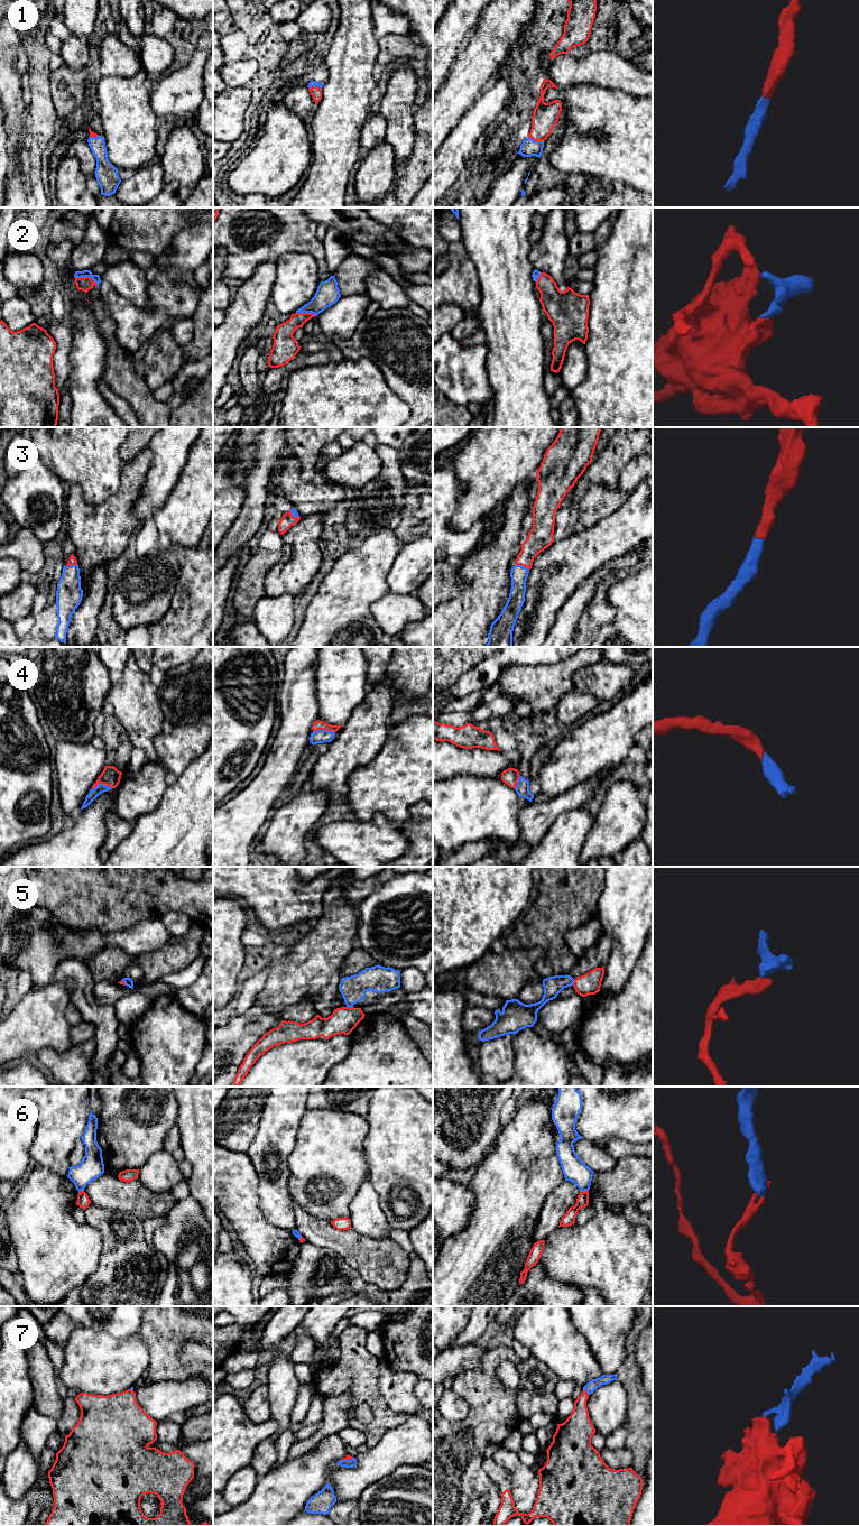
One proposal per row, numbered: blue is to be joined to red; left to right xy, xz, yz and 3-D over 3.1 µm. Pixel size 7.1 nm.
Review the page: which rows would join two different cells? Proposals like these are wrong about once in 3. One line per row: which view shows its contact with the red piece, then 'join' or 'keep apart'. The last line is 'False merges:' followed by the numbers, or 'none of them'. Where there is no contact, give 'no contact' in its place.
1: meets red in yz; join
2: meets red in xy; join
3: meets red in yz; join
4: meets red in xz; join
5: meets red in xz; keep apart
6: meets red in yz; keep apart
7: meets red in yz; join
False merges: 5, 6

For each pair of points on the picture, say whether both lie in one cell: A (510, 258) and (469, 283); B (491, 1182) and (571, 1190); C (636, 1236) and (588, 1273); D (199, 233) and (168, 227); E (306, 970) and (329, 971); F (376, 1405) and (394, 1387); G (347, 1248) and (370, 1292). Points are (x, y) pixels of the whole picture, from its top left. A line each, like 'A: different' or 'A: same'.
A: different
B: different
C: same
D: different
E: same
F: different
G: different

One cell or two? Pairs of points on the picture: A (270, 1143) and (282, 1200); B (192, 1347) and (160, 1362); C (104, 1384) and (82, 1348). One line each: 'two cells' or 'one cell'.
A: one cell
B: two cells
C: one cell

